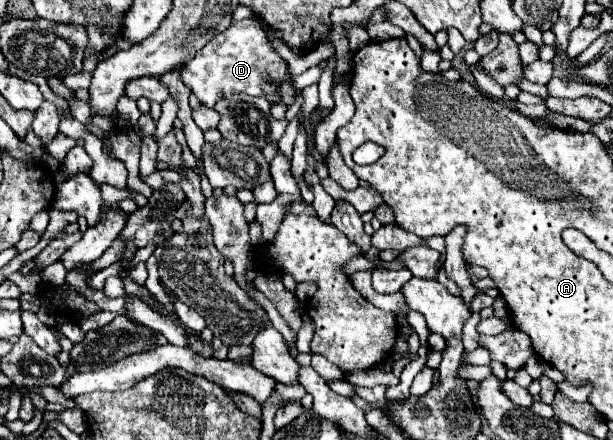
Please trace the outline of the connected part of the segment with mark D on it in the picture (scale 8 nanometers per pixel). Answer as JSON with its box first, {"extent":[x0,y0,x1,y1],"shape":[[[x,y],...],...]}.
{"extent":[181,18,291,108],"shape":[[[245,18],[233,22],[227,30],[217,34],[205,48],[201,48],[193,60],[181,68],[183,84],[201,100],[203,106],[215,108],[221,98],[245,92],[251,96],[263,96],[269,104],[281,102],[277,88],[291,80],[291,70],[287,60],[283,60],[273,48],[265,28],[255,18]]]}

